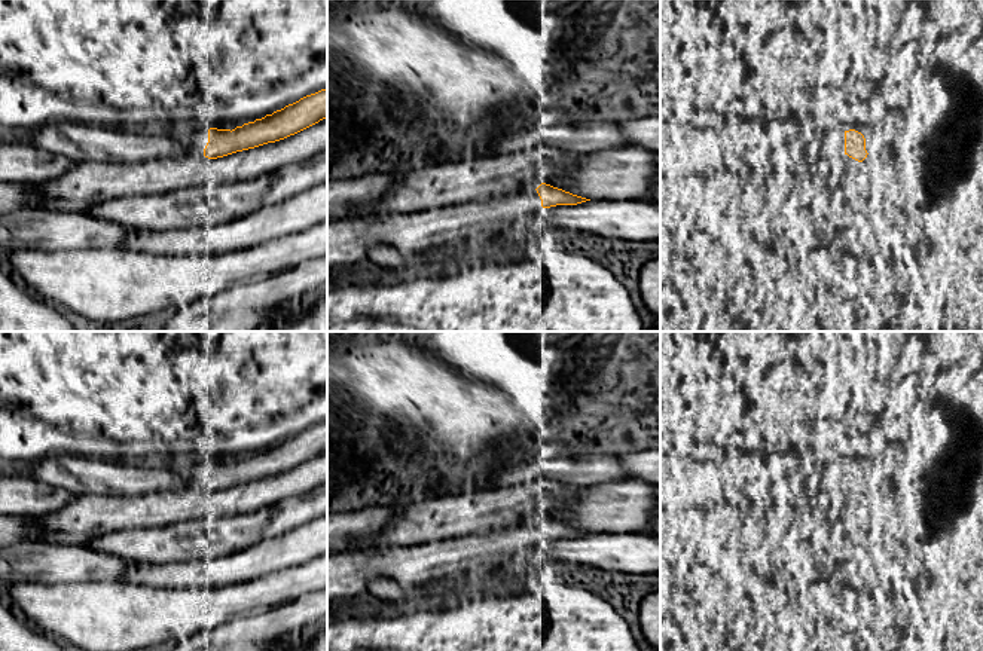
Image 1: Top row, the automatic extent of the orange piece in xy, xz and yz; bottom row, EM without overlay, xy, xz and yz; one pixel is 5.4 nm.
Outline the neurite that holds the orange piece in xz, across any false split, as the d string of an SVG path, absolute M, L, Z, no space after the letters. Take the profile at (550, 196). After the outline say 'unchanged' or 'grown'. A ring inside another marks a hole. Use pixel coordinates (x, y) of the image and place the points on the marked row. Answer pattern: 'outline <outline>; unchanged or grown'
outline M546 183L535 190L540 204L532 193L518 192L412 214L384 214L327 223L327 268L354 265L366 259L369 248L379 244L413 256L476 232L503 230L519 217L532 216L543 208L590 201Z; grown

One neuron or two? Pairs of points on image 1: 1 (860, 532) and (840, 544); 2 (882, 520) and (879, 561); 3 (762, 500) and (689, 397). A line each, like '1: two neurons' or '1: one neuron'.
1: one neuron
2: two neurons
3: two neurons

